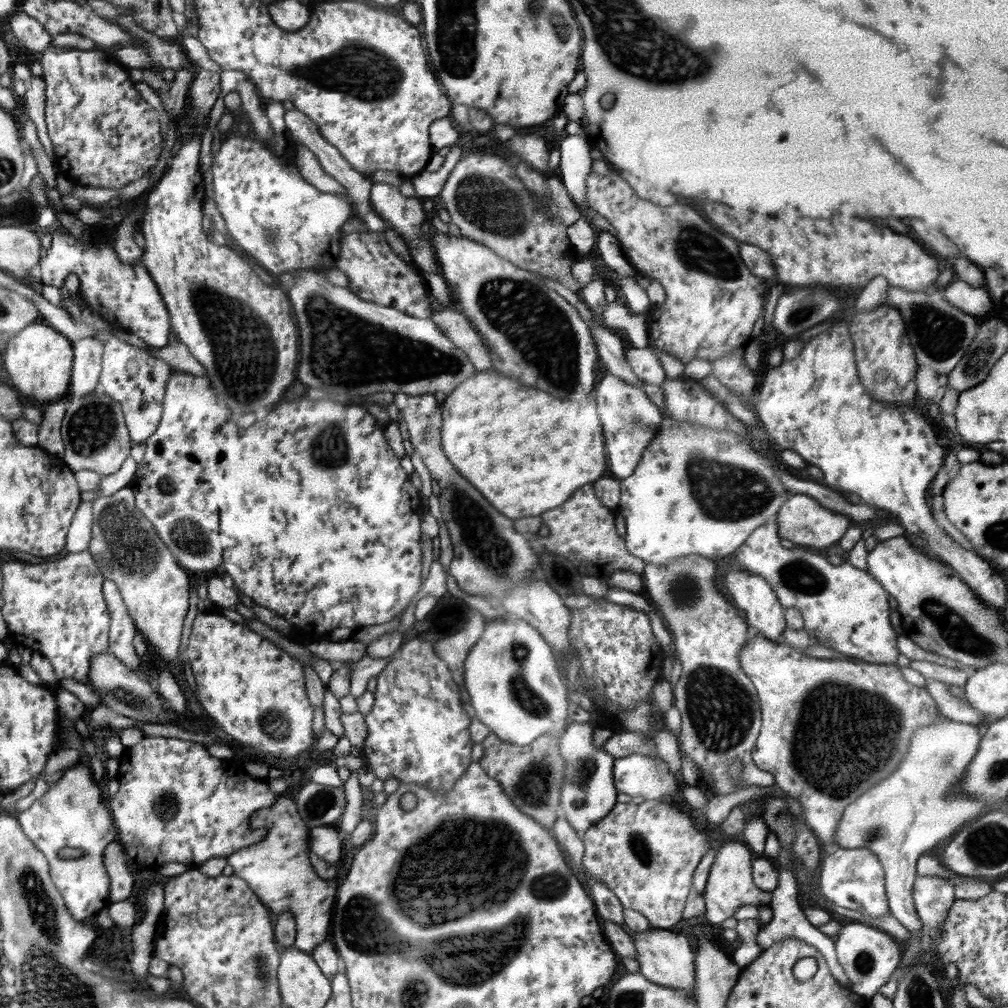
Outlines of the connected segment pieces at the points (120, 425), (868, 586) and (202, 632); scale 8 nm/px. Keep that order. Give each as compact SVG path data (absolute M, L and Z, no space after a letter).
M100 390L71 399L60 432L65 446L62 459L73 473L92 470L102 477L114 474L121 469L131 451L132 441L120 404Z
M772 515L764 524L761 524L742 546L736 549L738 564L746 567L746 571L754 576L764 578L772 590L776 593L779 603L783 608L797 608L802 615L806 632L811 636L817 636L823 646L832 648L836 652L842 652L846 656L859 658L860 662L870 664L897 664L899 650L897 649L898 636L890 624L891 609L888 598L891 596L882 588L882 585L869 574L859 573L856 568L846 560L835 566L828 562L826 557L807 552L799 546L785 547L779 541L778 523L776 515Z
M215 610L199 611L188 642L184 655L191 662L202 708L226 734L284 759L295 758L314 744L314 708L307 697L304 667L299 660L245 623L234 623Z

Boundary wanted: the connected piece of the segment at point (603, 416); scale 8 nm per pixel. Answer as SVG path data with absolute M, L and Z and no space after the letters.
M608 372L595 384L593 393L596 396L599 419L606 438L607 467L617 480L625 479L634 472L648 444L662 429L663 418L660 409L641 388L628 384Z

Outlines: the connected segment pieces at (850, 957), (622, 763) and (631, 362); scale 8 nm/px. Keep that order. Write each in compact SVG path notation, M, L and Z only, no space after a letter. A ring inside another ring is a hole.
M844 923L842 930L835 936L837 961L843 966L846 976L850 979L850 988L860 996L871 998L879 992L901 961L901 949L890 933L861 923Z
M635 754L615 758L613 778L616 790L630 797L665 801L678 792L678 781L658 756Z
M631 347L626 350L625 355L628 365L638 379L656 386L661 386L666 380L664 368L650 347Z

